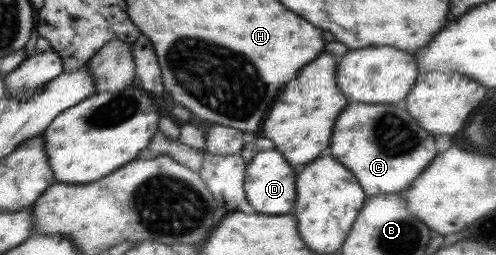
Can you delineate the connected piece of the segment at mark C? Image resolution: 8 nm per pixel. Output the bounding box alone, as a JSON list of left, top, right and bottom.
[330,103,436,195]

